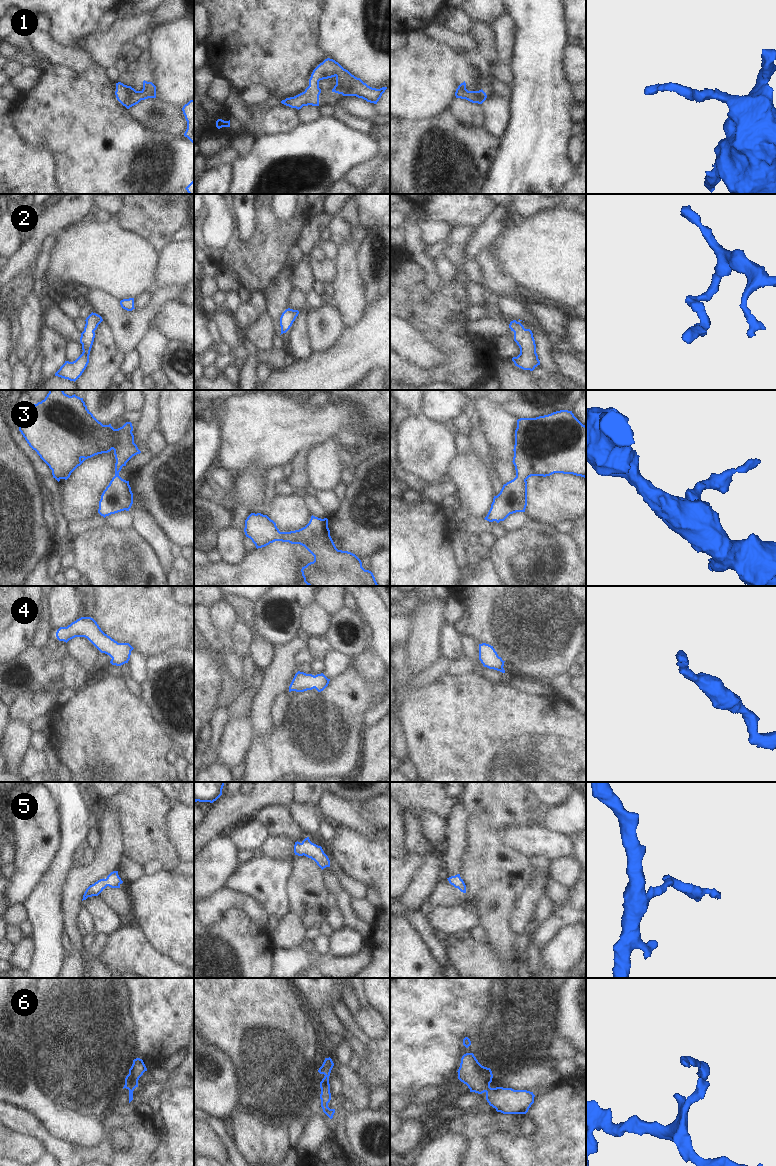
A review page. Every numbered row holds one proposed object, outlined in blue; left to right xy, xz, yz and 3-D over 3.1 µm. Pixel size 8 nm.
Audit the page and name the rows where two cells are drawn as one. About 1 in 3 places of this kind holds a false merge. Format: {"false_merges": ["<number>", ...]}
{"false_merges": []}

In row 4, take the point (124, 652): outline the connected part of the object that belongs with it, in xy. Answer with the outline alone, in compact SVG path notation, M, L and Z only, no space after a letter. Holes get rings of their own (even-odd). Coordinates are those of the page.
M81 617L67 627L60 627L56 632L59 641L68 642L75 637L87 638L101 653L109 655L112 665L121 666L128 663L131 651L129 643L118 643L105 634L91 617Z

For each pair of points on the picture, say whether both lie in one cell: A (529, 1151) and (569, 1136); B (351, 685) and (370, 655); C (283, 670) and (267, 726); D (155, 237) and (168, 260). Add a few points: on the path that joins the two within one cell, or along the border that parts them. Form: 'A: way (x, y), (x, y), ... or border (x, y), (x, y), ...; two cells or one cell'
A: way (539, 1151), (554, 1151), (559, 1146); one cell
B: border (352, 660), (357, 669), (369, 681), (379, 680); two cells
C: way (275, 684), (265, 698), (265, 712); one cell
D: border (170, 241), (160, 250); two cells

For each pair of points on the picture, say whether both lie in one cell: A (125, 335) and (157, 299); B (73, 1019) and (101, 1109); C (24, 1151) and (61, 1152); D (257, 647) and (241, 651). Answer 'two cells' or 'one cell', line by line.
A: one cell
B: one cell
C: two cells
D: two cells

